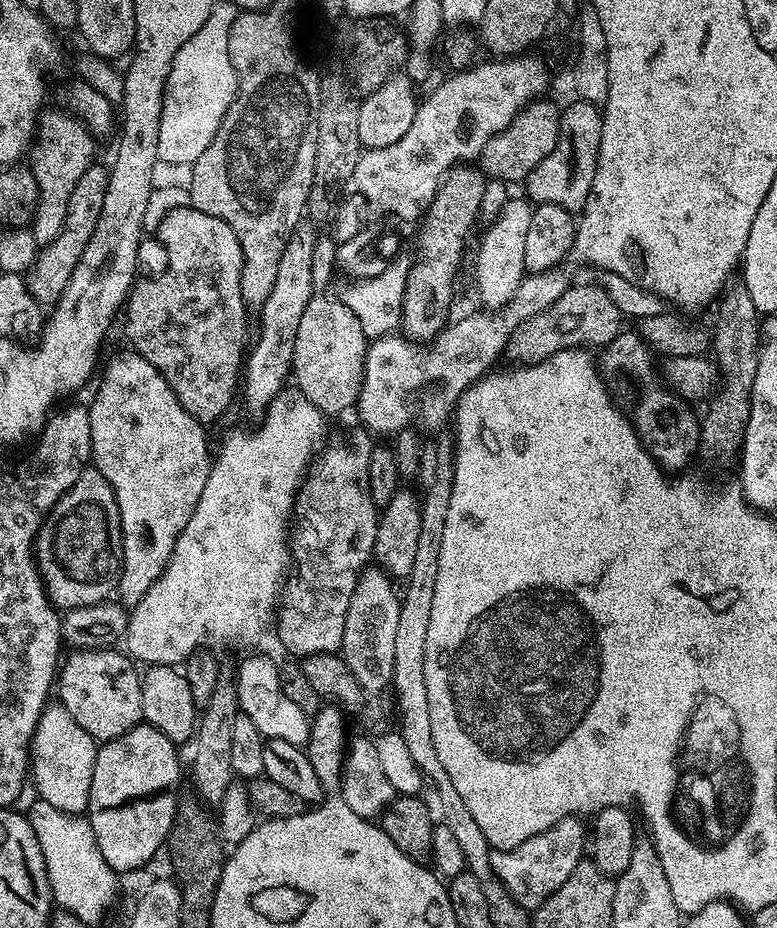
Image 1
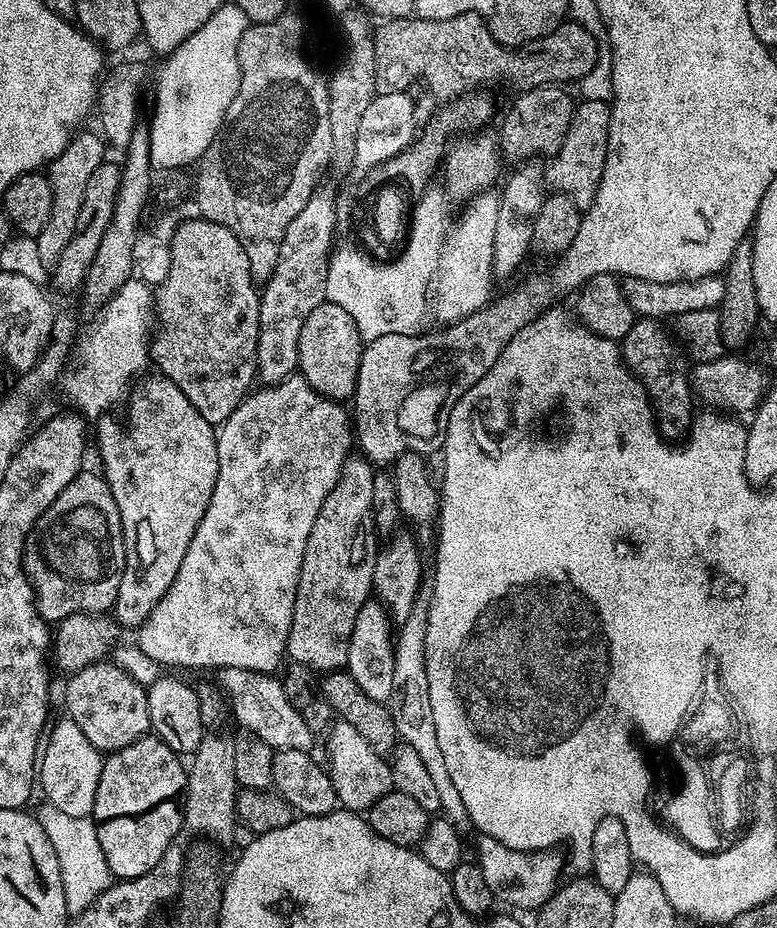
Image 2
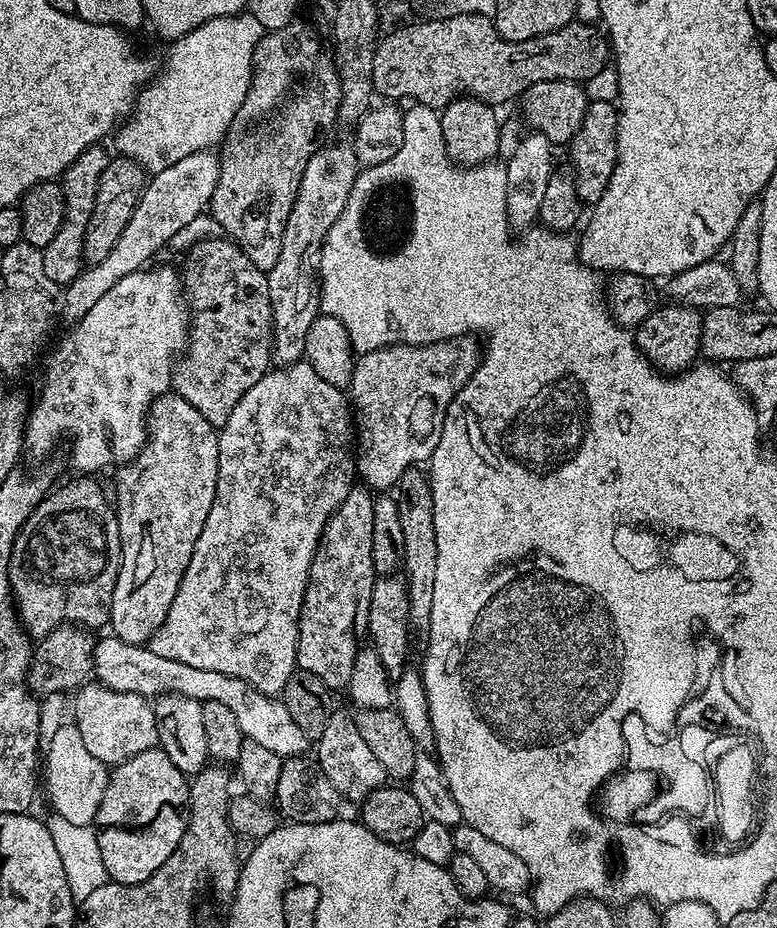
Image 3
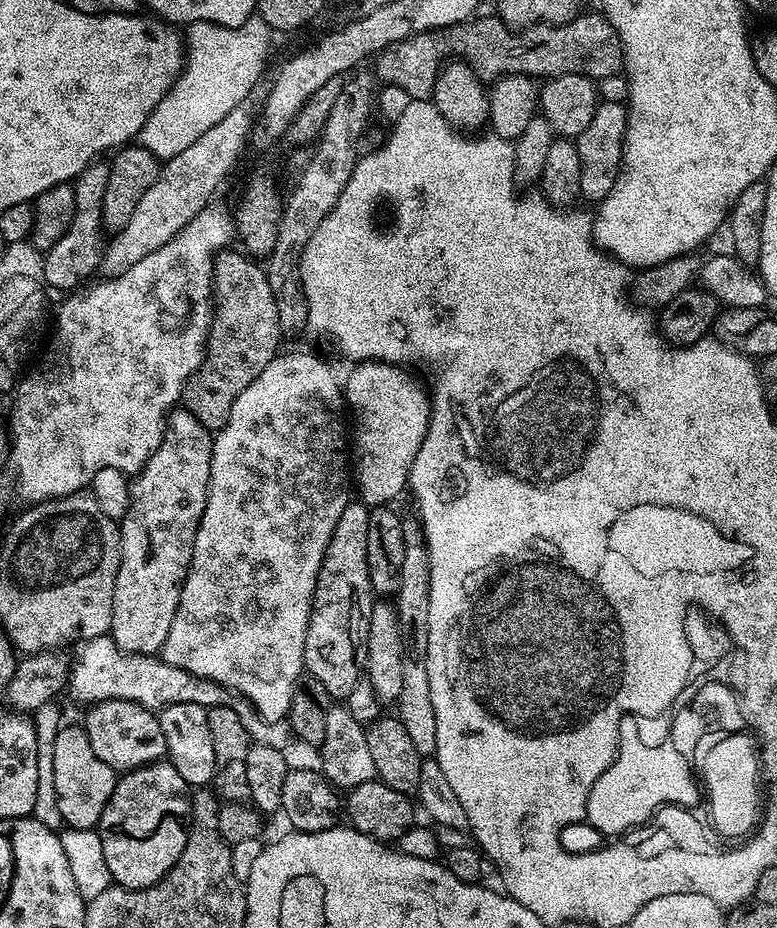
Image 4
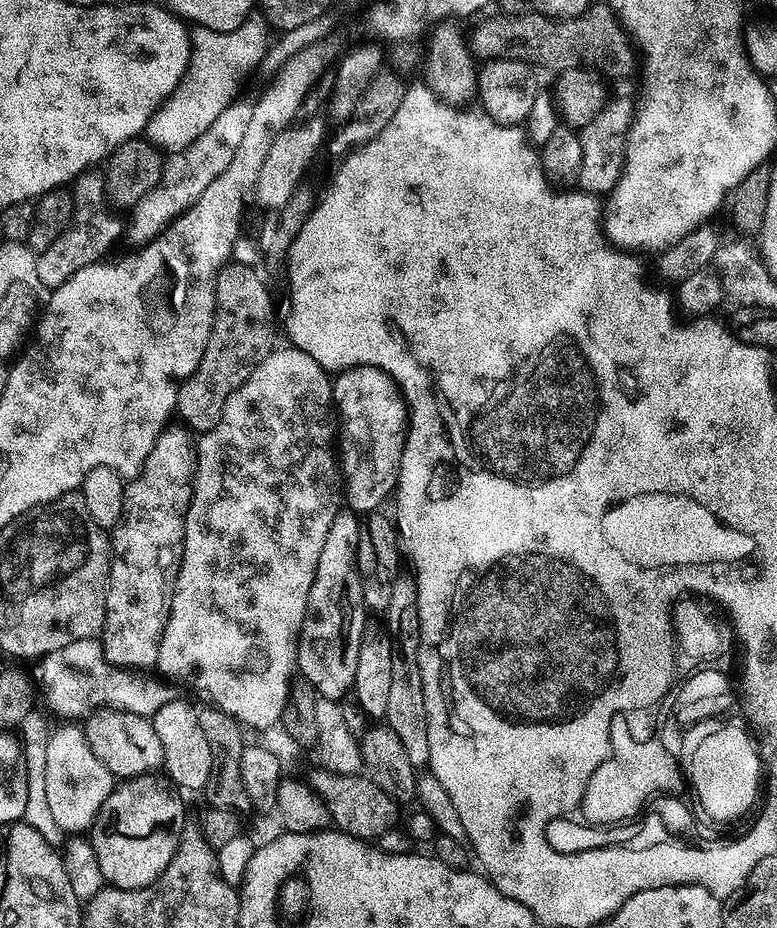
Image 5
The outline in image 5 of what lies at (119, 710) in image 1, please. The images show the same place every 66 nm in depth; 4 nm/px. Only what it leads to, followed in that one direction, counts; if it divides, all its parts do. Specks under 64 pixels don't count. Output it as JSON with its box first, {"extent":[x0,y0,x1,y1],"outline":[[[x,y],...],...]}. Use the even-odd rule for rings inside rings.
{"extent":[83,710,164,781],"outline":[[[102,710],[87,719],[83,730],[98,758],[102,758],[102,766],[106,766],[106,770],[110,770],[114,778],[121,781],[132,780],[135,776],[159,773],[164,768],[162,742],[149,717],[133,712]]]}

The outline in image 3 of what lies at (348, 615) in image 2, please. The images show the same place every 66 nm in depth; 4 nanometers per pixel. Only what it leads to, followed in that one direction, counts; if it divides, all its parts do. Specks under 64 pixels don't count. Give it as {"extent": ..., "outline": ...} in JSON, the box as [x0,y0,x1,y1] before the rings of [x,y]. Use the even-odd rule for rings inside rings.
{"extent":[296,486,374,689],"outline":[[[353,486],[346,494],[345,500],[333,510],[321,532],[316,553],[313,554],[308,585],[301,604],[300,621],[297,626],[296,668],[301,673],[309,672],[316,680],[324,680],[328,688],[347,689],[358,651],[356,631],[359,628],[361,631],[362,625],[368,619],[368,603],[374,579],[370,554],[370,530],[374,522],[372,498],[373,493],[367,487]]]}

